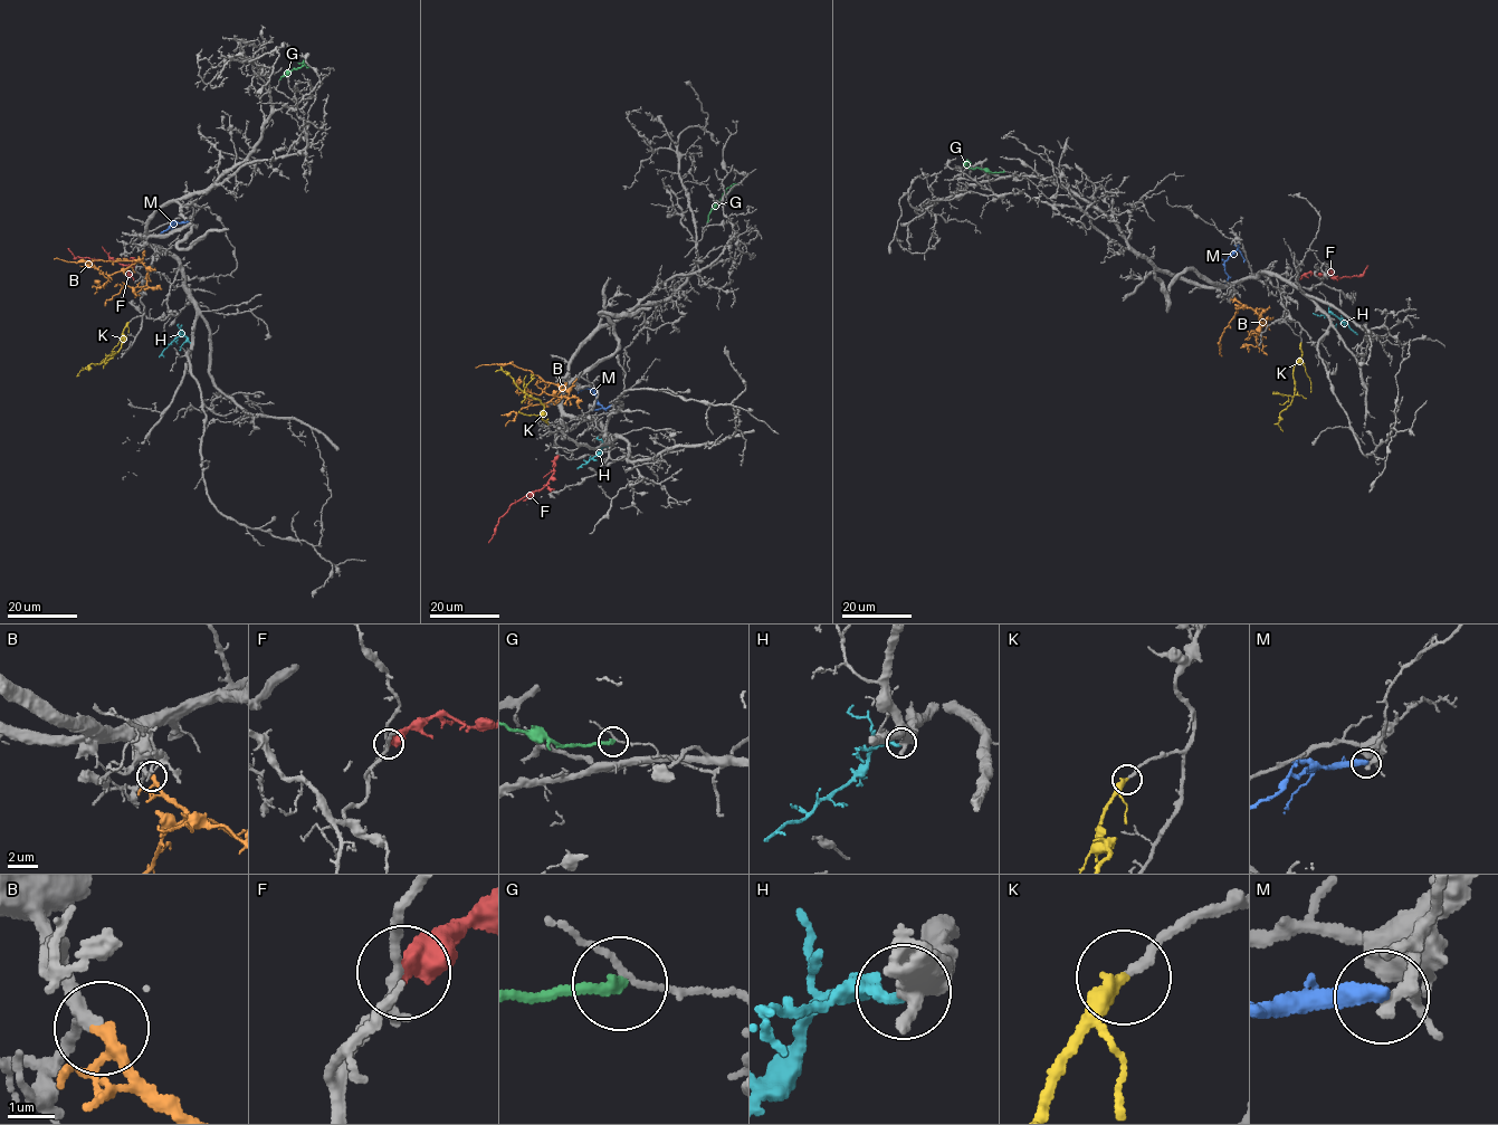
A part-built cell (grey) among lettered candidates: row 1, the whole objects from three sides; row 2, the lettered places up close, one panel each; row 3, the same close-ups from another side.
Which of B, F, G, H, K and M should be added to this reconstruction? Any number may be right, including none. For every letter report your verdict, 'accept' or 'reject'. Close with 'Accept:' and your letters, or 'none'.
B: accept
F: accept
G: reject
H: reject
K: accept
M: reject
Accept: B, F, K

